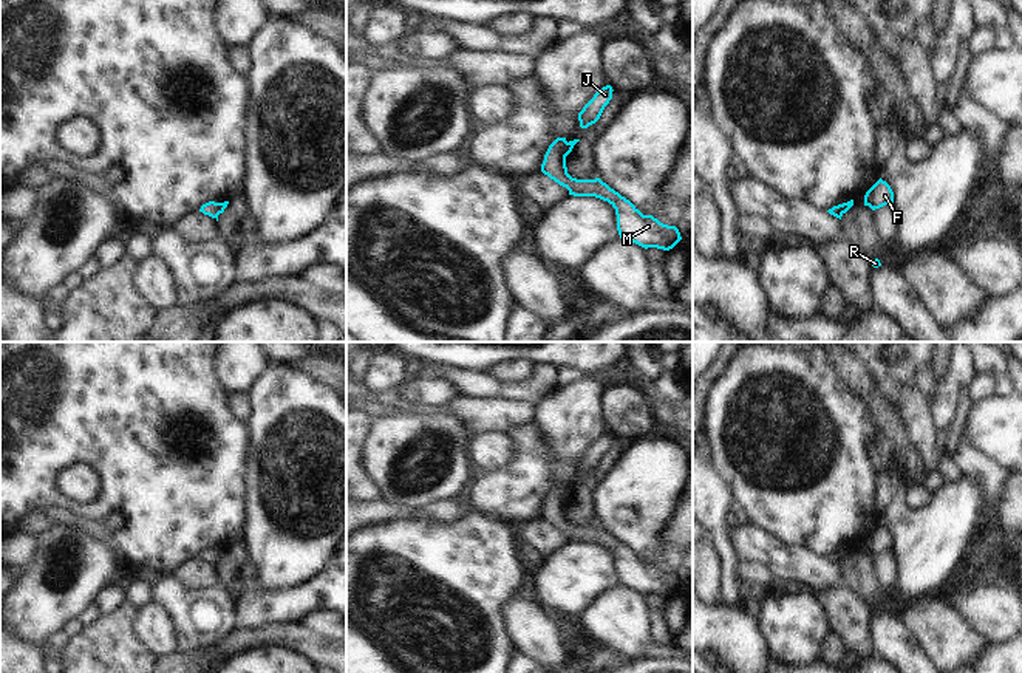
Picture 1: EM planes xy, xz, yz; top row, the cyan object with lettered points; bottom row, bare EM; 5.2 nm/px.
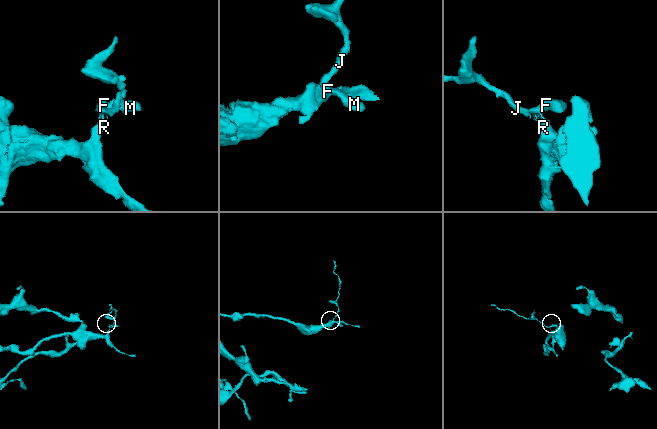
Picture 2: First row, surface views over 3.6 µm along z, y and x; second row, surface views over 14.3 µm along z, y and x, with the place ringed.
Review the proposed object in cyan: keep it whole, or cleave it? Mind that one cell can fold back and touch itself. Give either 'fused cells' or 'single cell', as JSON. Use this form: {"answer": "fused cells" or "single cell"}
{"answer": "fused cells"}

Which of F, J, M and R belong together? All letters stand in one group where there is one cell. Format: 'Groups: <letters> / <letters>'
Groups: F J M / R

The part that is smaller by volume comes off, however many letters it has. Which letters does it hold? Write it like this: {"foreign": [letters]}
{"foreign": ["F", "J", "M"]}

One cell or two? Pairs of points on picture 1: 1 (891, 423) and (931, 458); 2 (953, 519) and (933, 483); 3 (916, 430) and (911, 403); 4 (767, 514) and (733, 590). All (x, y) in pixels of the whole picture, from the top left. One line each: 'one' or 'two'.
1: two
2: two
3: one
4: two

